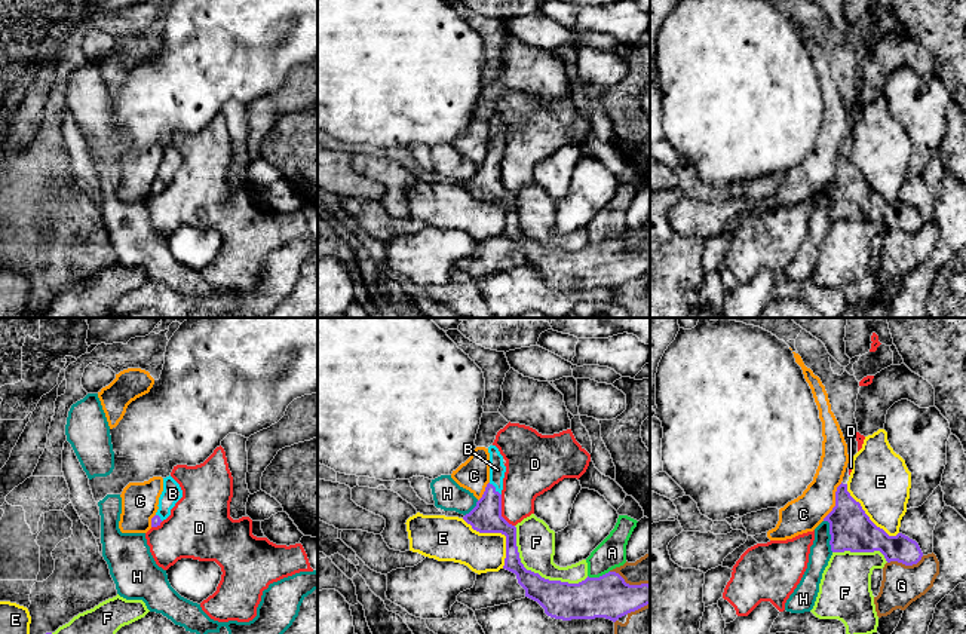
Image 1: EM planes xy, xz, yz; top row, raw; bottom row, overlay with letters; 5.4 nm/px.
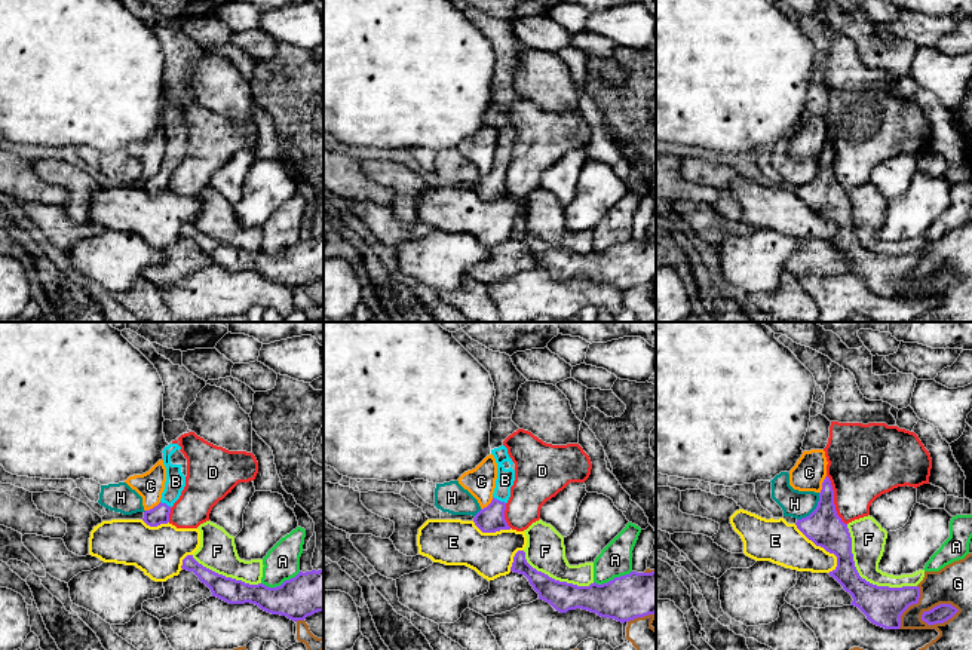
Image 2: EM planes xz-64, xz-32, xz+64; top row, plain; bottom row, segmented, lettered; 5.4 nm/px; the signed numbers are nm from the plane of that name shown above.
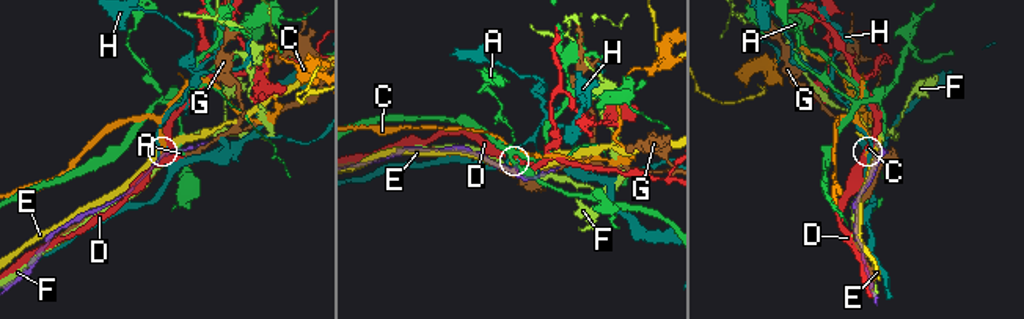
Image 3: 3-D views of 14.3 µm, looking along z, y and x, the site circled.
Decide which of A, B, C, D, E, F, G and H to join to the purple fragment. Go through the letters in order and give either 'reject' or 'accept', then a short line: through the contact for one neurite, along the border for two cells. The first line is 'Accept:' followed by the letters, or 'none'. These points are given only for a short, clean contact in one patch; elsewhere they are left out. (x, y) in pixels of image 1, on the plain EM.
Accept: B
A: reject | xz (609, 238), (598, 244), (588, 244)
B: accept | xz (485, 184), (494, 156), (497, 137)
C: reject | yz (842, 150), (836, 159), (836, 172), (822, 187)
D: reject | xz (500, 162), (500, 181), (514, 193)
E: reject
F: reject
G: reject
H: reject | yz (824, 187), (830, 195), (830, 216), (833, 219)

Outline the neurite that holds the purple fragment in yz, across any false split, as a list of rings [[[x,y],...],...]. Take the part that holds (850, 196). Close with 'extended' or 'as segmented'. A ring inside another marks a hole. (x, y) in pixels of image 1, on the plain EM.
[[[840,151],[835,159],[835,174],[824,186],[829,190],[832,220],[874,220],[880,218],[886,229],[898,229],[905,233],[917,232],[923,220],[919,211],[898,200],[889,203],[877,195],[847,159],[847,151]]]; as segmented

